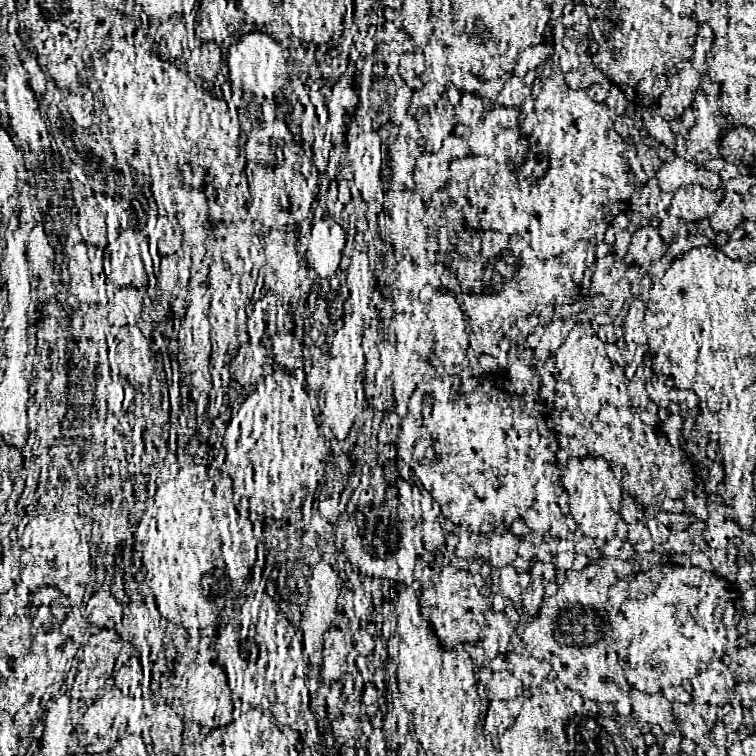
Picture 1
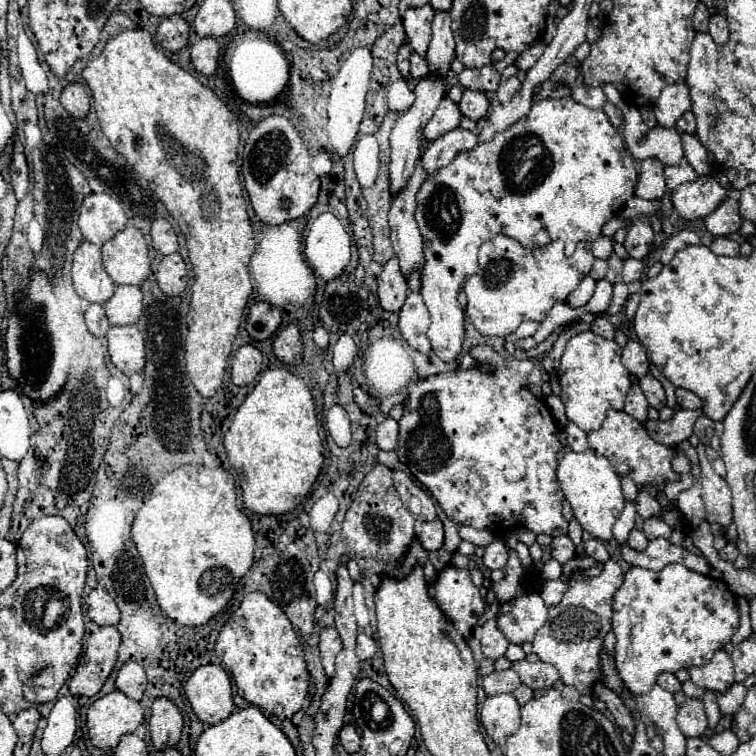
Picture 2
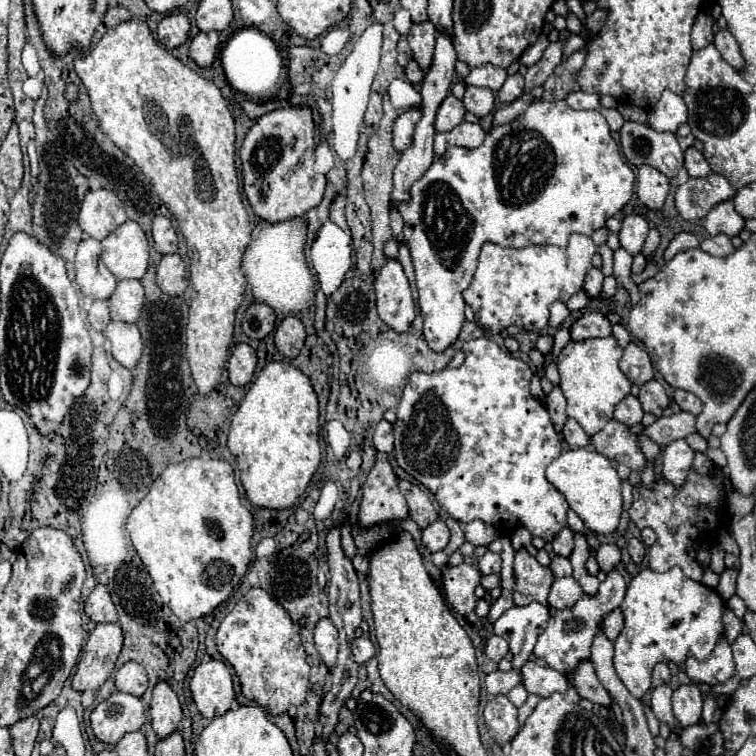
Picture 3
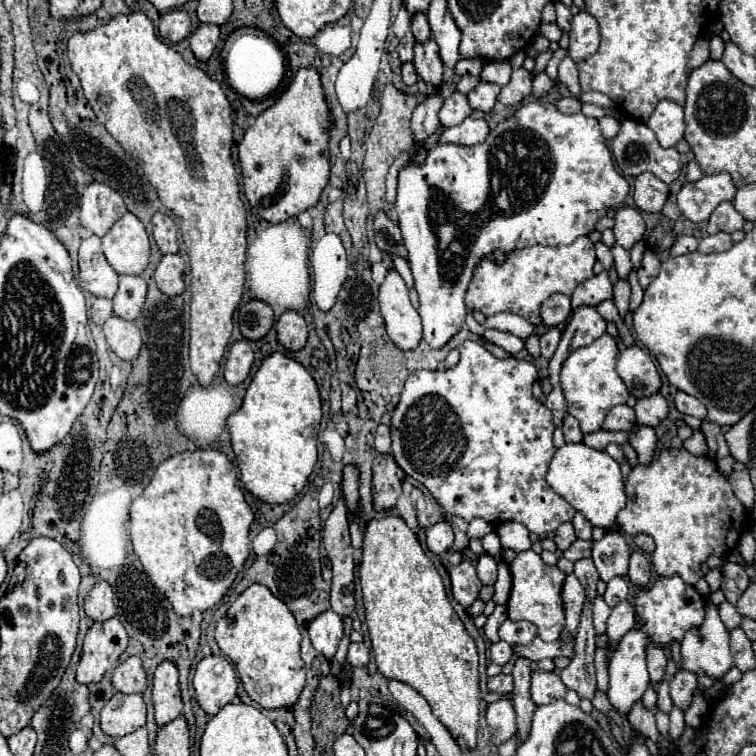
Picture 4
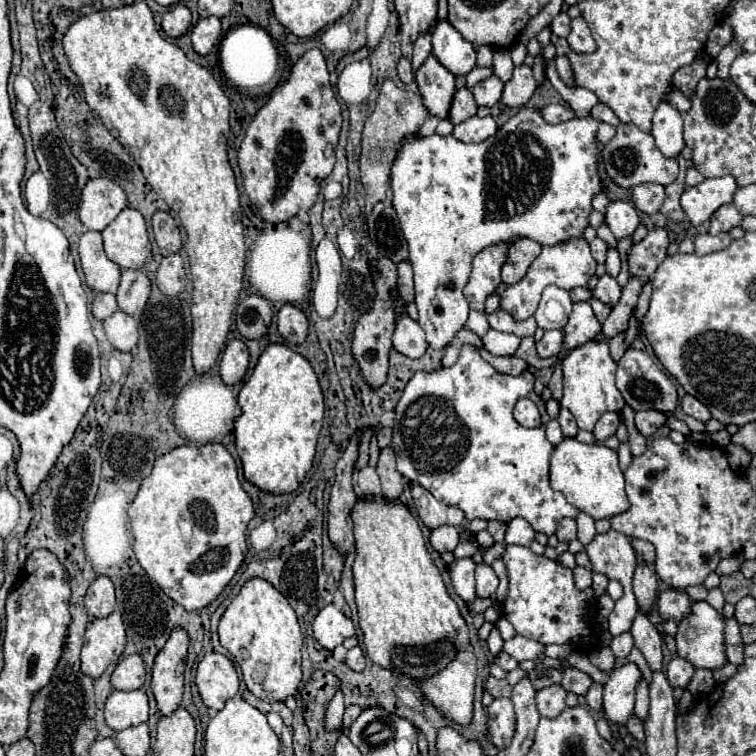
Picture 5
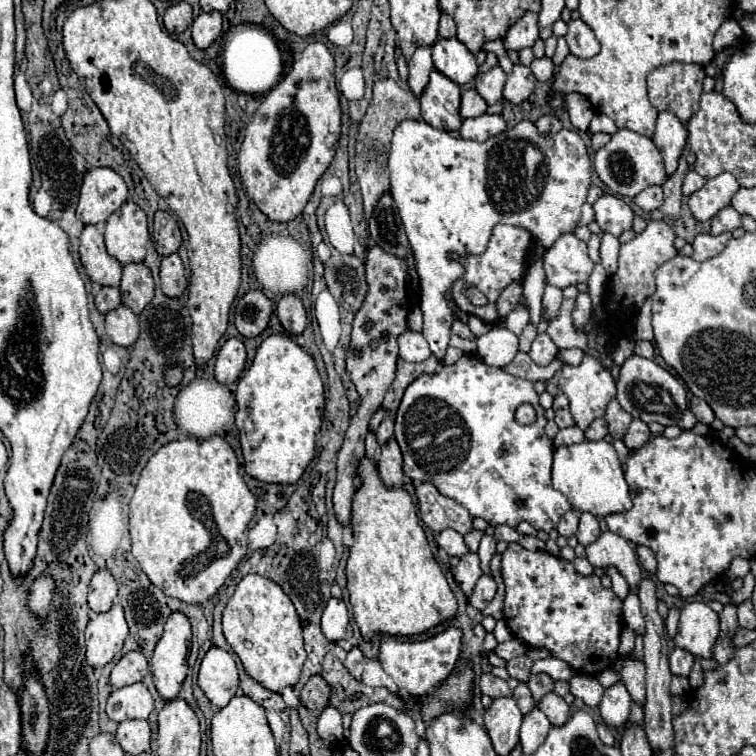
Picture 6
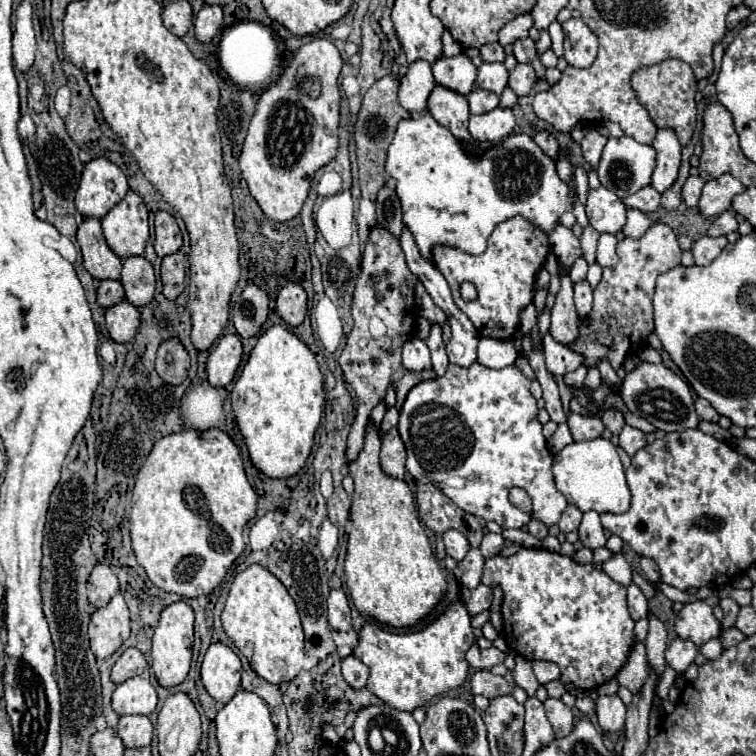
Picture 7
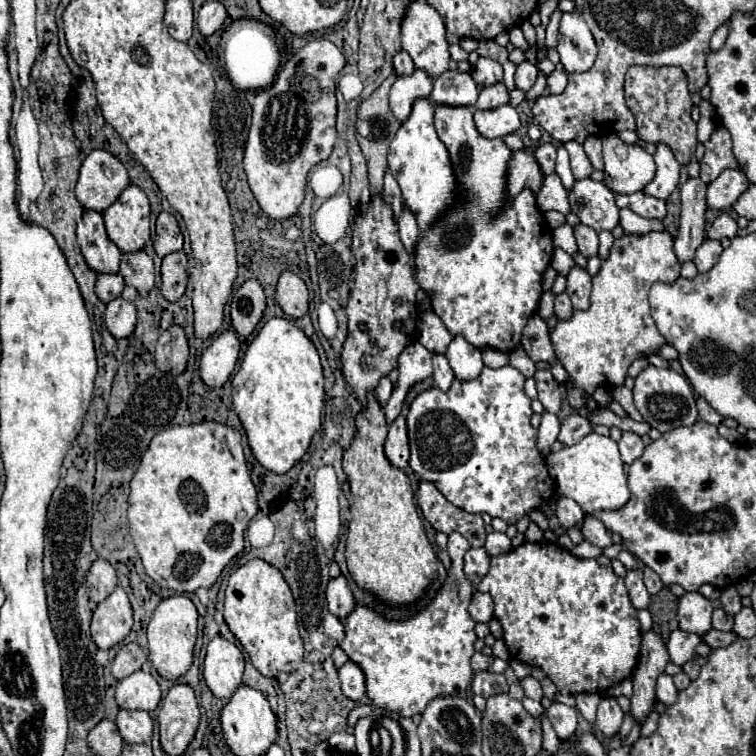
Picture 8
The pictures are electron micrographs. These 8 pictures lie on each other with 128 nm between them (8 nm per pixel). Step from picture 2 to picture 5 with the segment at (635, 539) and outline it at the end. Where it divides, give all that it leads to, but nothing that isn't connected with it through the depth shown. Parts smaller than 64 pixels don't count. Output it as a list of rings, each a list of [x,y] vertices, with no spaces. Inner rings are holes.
[[[638,564],[636,570],[634,570],[632,586],[634,586],[634,594],[636,594],[640,610],[648,612],[650,606],[654,604],[656,588],[658,588],[658,580],[656,580],[654,570],[650,566],[646,566],[646,564]]]

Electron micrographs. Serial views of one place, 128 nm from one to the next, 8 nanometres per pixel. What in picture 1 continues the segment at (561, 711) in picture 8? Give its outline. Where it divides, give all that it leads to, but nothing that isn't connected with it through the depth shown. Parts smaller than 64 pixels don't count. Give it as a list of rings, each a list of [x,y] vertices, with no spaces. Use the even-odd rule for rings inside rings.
[[[510,652],[506,656],[506,668],[528,688],[528,686],[538,686],[540,682],[554,678],[554,670],[550,666],[550,662],[540,660],[540,658],[524,658],[516,652]]]

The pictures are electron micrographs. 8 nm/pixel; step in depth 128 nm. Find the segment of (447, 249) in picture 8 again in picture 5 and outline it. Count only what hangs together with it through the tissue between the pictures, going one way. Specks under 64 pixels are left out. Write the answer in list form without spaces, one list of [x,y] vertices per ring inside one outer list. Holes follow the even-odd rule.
[[[430,54],[430,58],[426,58],[426,62],[416,70],[416,84],[430,114],[448,118],[450,102],[456,90],[454,76],[434,58],[434,54]],[[498,244],[498,246],[488,246],[474,256],[472,274],[464,288],[464,296],[470,308],[484,312],[486,298],[500,284],[500,268],[506,262],[506,250],[508,244]]]

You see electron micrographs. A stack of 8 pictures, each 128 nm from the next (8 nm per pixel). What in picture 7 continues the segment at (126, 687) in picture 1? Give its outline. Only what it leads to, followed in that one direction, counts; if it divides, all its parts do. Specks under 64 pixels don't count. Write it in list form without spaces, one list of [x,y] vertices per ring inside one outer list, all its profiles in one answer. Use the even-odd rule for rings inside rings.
[[[128,648],[122,652],[122,656],[118,658],[118,662],[112,668],[112,682],[120,684],[128,678],[134,678],[138,674],[142,674],[148,668],[148,662],[144,658],[144,654],[138,648]]]

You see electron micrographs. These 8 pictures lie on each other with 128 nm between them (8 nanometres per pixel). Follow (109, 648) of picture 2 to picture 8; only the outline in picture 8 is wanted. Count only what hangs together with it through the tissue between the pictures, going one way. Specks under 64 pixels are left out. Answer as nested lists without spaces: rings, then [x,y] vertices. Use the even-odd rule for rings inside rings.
[[[118,584],[116,590],[96,606],[90,632],[92,640],[98,648],[108,650],[122,642],[132,628],[132,606],[124,592],[124,588]]]

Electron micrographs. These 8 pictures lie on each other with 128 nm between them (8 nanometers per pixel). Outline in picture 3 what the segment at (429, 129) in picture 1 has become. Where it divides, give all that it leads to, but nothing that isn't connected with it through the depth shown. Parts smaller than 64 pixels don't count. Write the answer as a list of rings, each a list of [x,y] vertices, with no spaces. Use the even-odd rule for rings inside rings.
[[[448,94],[444,98],[444,102],[440,104],[436,120],[434,120],[436,132],[450,132],[454,126],[458,126],[464,120],[464,114],[466,114],[466,110],[464,110],[462,102],[458,98],[454,98],[452,94]]]

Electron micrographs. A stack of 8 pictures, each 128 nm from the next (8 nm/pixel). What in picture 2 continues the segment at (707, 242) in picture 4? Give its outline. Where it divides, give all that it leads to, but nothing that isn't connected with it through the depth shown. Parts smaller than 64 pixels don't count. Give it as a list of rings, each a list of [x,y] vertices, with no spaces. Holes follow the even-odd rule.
[[[716,238],[710,246],[710,250],[714,254],[722,254],[722,256],[738,256],[738,250],[740,250],[740,244],[736,240],[730,240],[730,238]]]

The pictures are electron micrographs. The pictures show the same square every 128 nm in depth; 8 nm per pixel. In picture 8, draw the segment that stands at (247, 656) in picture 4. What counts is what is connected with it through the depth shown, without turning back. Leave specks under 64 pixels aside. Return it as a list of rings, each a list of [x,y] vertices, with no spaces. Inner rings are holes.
[[[248,560],[236,572],[232,572],[226,598],[224,598],[224,620],[230,632],[248,652],[254,668],[276,678],[280,672],[294,672],[304,656],[304,644],[298,634],[298,616],[294,596],[282,578],[280,570],[264,560]]]

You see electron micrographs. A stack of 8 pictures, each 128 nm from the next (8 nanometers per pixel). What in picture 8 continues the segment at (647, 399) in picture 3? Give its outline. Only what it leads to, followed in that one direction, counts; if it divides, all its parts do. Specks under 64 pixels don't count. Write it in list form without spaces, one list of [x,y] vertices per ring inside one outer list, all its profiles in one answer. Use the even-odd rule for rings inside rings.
[[[622,432],[622,438],[618,442],[620,446],[620,454],[622,454],[622,460],[626,464],[632,464],[636,458],[642,456],[642,450],[644,450],[644,444],[642,444],[642,438],[634,432]]]

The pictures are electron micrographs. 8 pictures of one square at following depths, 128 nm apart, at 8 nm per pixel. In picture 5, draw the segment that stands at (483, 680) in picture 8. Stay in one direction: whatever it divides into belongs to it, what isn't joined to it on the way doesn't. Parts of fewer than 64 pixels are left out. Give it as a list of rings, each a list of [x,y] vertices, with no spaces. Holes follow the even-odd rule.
[[[488,678],[488,682],[486,682],[486,692],[490,692],[494,698],[498,698],[498,696],[504,696],[504,698],[508,698],[510,696],[510,692],[512,692],[512,688],[510,688],[510,684],[502,678],[502,680],[498,680],[498,678]]]

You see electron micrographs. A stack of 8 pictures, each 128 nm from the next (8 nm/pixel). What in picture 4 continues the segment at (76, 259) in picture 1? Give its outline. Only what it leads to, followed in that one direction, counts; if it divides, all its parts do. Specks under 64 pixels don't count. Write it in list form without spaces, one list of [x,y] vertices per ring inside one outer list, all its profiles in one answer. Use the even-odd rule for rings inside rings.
[[[88,236],[82,240],[78,252],[78,270],[78,282],[86,292],[114,298],[118,290],[118,274],[102,254],[98,236]]]

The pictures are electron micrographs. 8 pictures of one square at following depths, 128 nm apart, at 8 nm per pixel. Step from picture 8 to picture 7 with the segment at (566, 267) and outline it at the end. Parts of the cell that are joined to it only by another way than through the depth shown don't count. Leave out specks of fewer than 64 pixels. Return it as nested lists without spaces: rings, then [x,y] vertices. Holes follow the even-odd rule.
[[[568,276],[560,278],[562,288],[556,294],[554,308],[550,310],[549,331],[552,338],[558,344],[572,344],[578,338],[579,316],[574,310],[574,300],[572,300],[572,280]]]

